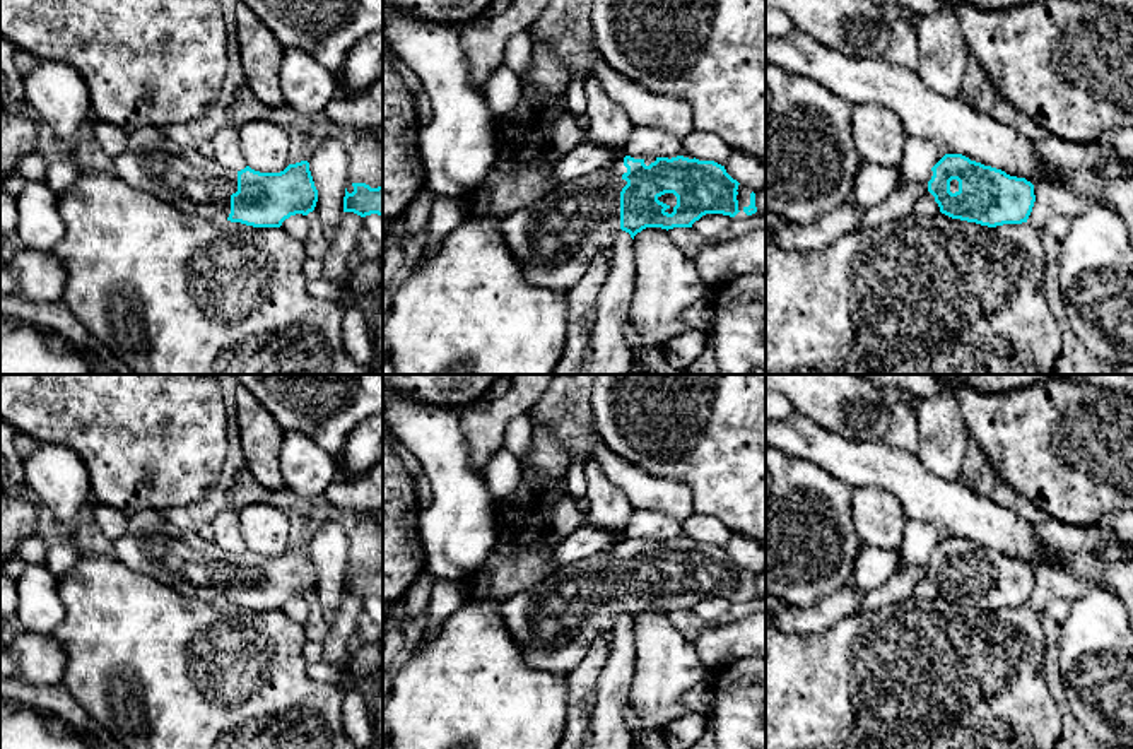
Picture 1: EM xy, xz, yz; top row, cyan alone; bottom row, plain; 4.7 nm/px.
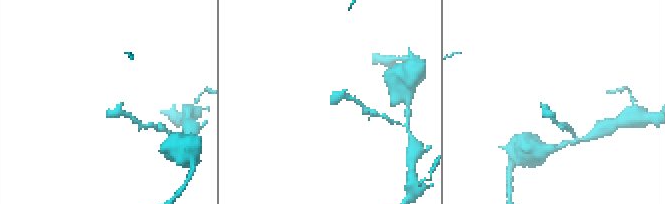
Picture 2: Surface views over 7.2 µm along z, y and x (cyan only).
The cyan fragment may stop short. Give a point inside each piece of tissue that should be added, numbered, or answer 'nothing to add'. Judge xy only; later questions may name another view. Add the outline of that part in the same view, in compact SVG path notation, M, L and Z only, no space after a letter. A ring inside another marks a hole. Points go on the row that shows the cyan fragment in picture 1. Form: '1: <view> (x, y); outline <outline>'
1: xy (181, 176); outline M142 127L128 133L128 147L114 157L114 174L181 212L227 221L238 173L203 157L198 149L171 142L164 130Z

